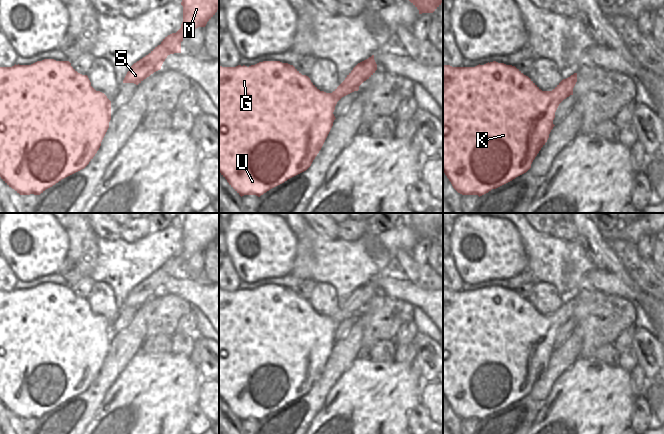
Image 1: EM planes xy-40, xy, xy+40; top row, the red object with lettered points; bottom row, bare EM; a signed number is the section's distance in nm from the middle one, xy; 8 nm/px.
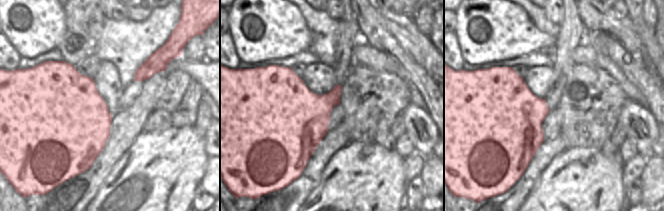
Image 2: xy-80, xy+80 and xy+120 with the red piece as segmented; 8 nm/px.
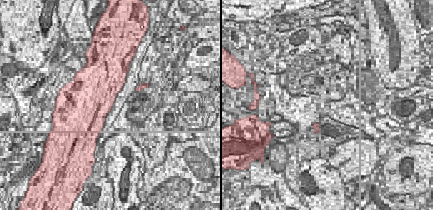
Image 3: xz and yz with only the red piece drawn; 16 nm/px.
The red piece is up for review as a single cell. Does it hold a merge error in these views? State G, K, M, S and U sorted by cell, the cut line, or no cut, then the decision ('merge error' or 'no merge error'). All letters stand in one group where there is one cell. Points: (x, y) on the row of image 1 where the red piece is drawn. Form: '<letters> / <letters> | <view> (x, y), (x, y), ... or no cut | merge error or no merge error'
G K M S U | no cut | no merge error

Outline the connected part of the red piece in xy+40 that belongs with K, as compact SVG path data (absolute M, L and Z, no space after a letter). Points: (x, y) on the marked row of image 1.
M488 62L475 67L443 64L443 173L462 195L479 197L526 173L545 145L559 104L573 95L577 73L563 79L552 91L542 91L512 65Z

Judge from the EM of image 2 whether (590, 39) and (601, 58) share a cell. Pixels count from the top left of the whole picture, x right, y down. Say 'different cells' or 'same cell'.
same cell

